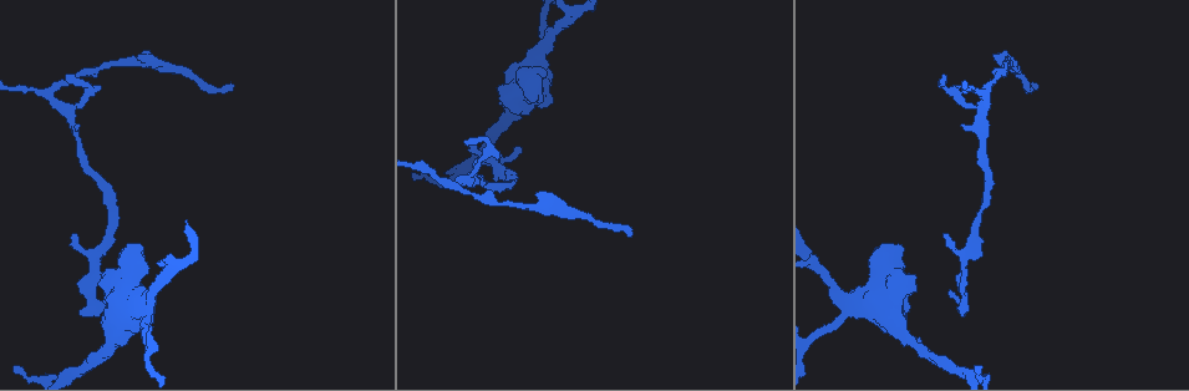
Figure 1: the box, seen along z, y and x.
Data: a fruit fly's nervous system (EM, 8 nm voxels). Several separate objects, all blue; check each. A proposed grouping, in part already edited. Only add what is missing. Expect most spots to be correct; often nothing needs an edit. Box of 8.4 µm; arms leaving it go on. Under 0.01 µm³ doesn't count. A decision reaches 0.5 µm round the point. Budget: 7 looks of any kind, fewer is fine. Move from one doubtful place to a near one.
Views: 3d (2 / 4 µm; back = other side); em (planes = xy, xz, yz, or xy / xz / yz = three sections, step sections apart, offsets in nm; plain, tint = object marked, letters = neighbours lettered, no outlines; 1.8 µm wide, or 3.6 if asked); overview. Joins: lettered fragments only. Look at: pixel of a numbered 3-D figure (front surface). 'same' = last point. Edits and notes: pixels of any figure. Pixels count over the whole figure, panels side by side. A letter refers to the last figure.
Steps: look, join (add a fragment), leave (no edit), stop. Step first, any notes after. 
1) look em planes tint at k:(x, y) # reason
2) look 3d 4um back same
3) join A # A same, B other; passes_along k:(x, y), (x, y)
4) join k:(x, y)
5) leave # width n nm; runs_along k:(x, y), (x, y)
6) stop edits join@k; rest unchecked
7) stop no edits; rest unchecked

look 3d 4um at 1:(944, 233)

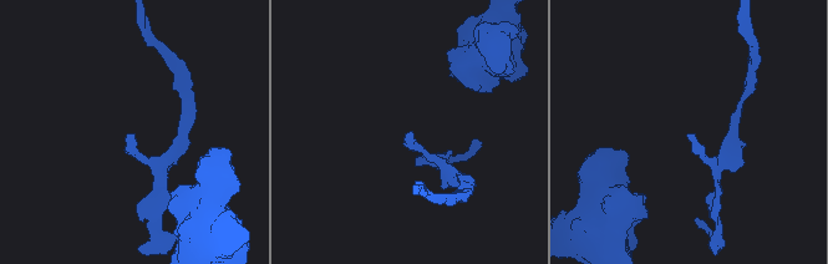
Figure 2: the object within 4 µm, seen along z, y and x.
look em planes letters at 2:(412, 137)

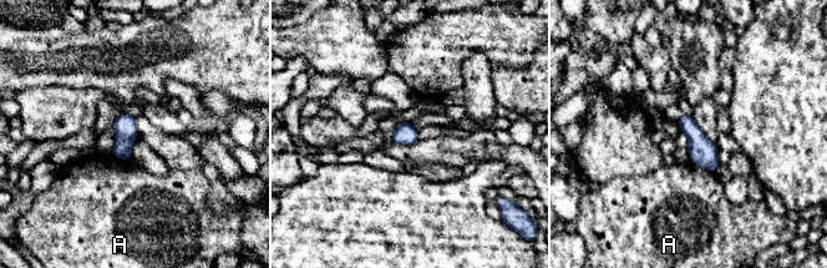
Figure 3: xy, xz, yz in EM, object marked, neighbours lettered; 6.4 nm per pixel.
leave # longest_contact A 180 nm; A other; none of them fits

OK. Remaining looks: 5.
look 3d 2um at 1:(69, 115) # two arms in line, one across

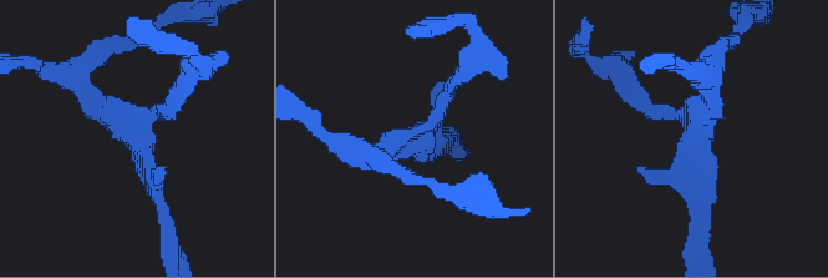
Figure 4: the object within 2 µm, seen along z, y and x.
look em planes letters at 4:(697, 145) # now the EM

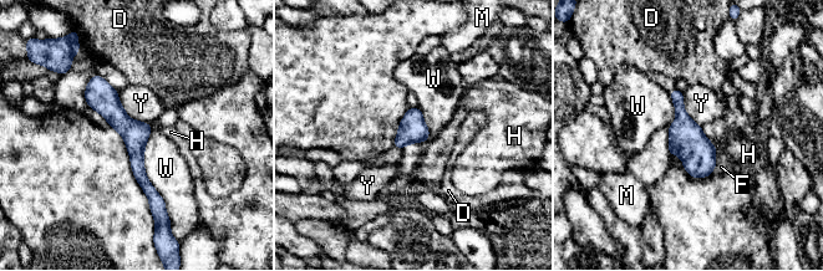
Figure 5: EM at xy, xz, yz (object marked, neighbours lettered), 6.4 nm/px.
leave # D other, F other, H other, M other, W other, Y other; border 5:(117, 91), (125, 112), (152, 126); none of them fits

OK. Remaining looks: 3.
look em planes tint at 1:(543, 33) # sudden change in width

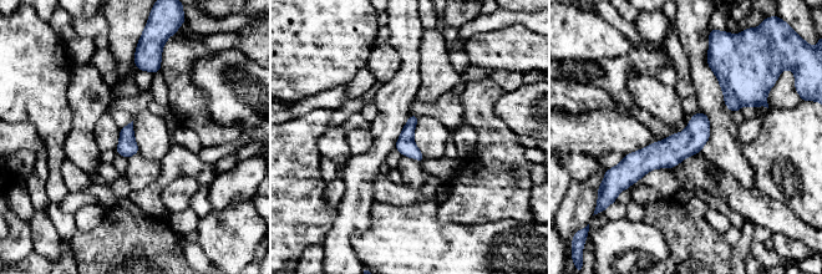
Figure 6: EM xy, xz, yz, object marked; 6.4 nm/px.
look em planes letters same

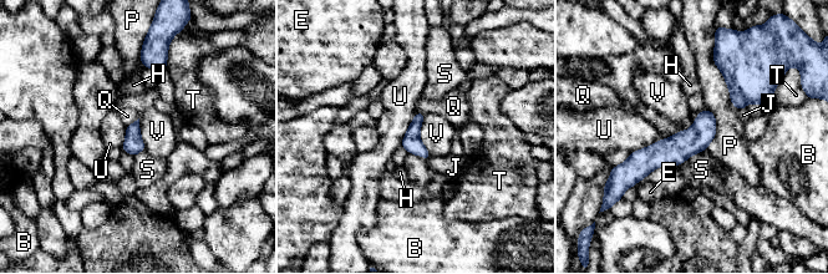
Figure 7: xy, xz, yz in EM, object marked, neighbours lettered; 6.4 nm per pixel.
leave # B other, E other, H other, J other, P other, Q other, S other, T other, U other, V other; runs_along 7:(711, 117), (680, 147), (631, 173); none of them fits

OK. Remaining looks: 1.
stop no edits; rest unchecked

